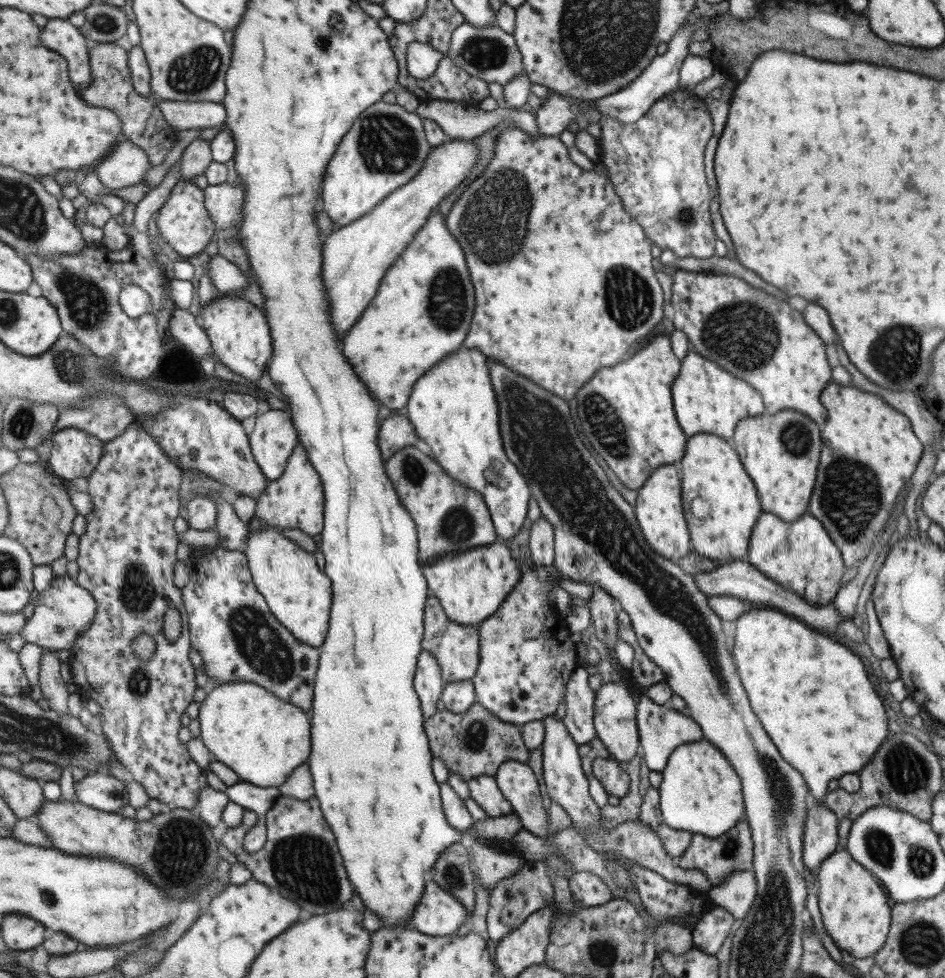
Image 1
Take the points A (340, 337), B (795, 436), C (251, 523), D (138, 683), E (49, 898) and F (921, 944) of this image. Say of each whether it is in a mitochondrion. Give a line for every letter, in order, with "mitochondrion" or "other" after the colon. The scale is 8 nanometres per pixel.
A: other
B: mitochondrion
C: other
D: mitochondrion
E: other
F: mitochondrion

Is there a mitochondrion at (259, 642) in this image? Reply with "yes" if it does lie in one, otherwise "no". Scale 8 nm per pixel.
yes

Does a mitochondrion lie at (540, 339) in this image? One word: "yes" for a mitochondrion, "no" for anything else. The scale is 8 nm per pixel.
no

